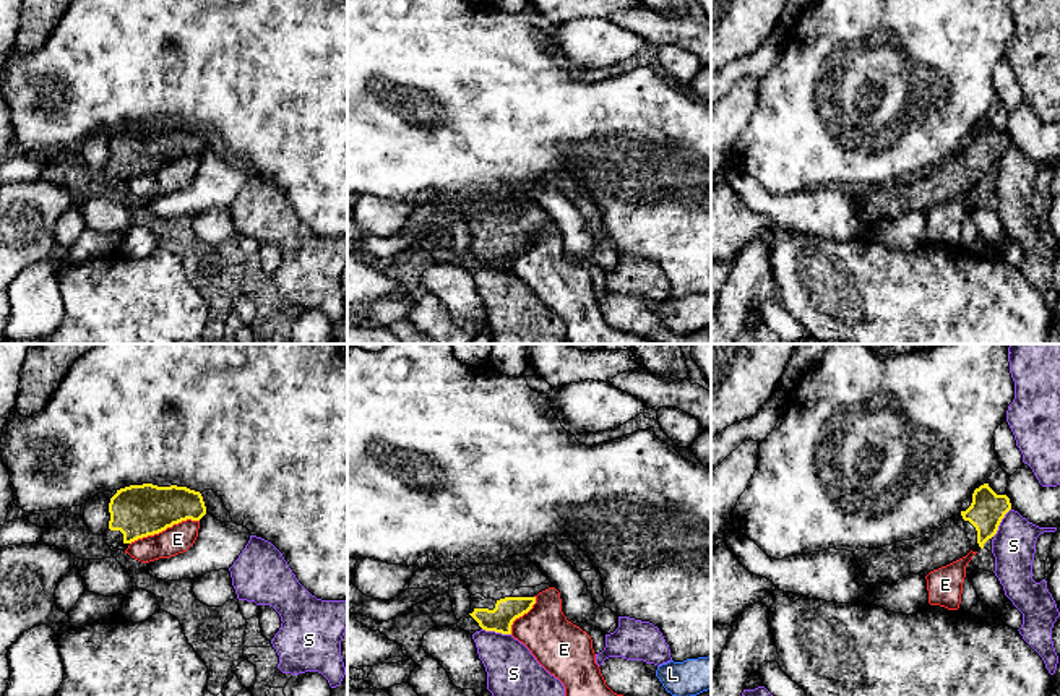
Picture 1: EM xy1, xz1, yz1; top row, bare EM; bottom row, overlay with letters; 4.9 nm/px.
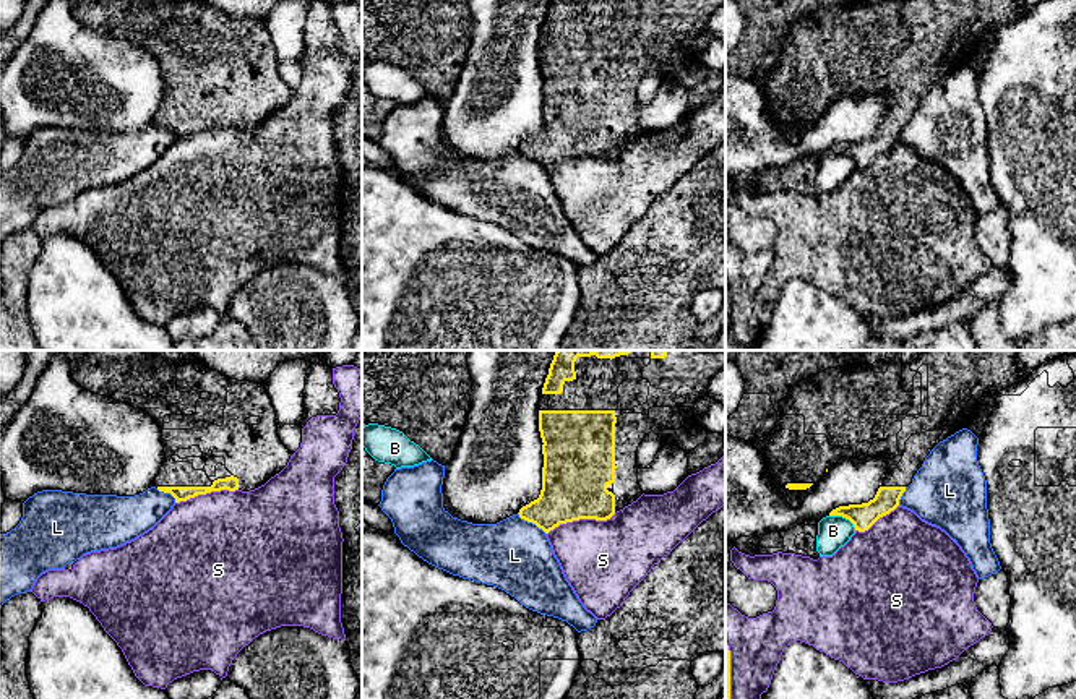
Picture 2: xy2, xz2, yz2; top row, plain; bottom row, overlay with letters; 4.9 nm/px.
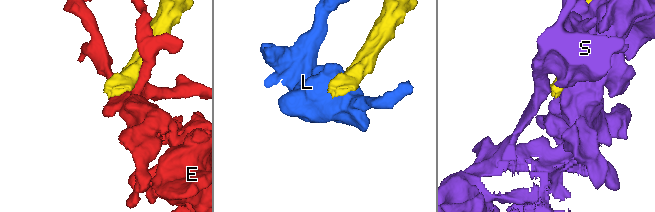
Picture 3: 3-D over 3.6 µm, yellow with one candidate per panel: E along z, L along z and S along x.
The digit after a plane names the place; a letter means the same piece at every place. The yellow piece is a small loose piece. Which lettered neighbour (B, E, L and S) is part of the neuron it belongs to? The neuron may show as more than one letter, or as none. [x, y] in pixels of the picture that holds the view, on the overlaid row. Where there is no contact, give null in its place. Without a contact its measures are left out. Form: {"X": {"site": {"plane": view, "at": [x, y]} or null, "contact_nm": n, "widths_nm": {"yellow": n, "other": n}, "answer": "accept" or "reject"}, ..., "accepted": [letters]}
{"B": {"site": {"plane": "yz2", "at": [844, 516]}, "contact_nm": 150, "widths_nm": {"yellow": 120, "other": 160}, "answer": "reject"}, "E": {"site": {"plane": "xy1", "at": [164, 529]}, "contact_nm": 360, "widths_nm": {"yellow": 260, "other": 140}, "answer": "reject"}, "L": {"site": {"plane": "xz2", "at": [531, 521]}, "contact_nm": 170, "widths_nm": {"yellow": 280, "other": 360}, "answer": "reject"}, "S": {"site": {"plane": "xz2", "at": [580, 518]}, "contact_nm": 360, "widths_nm": {"yellow": 340, "other": 400}, "answer": "reject"}, "accepted": []}

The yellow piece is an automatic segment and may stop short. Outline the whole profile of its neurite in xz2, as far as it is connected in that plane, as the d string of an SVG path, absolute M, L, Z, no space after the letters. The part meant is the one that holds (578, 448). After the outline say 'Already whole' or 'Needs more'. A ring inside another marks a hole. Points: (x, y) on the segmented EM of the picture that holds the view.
M557 350L539 399L539 431L544 443L542 490L537 500L519 509L519 517L549 534L560 524L579 519L607 521L636 501L643 495L638 483L638 446L656 428L693 427L696 401L709 396L709 381L722 371L725 371L725 352Z. Needs more

